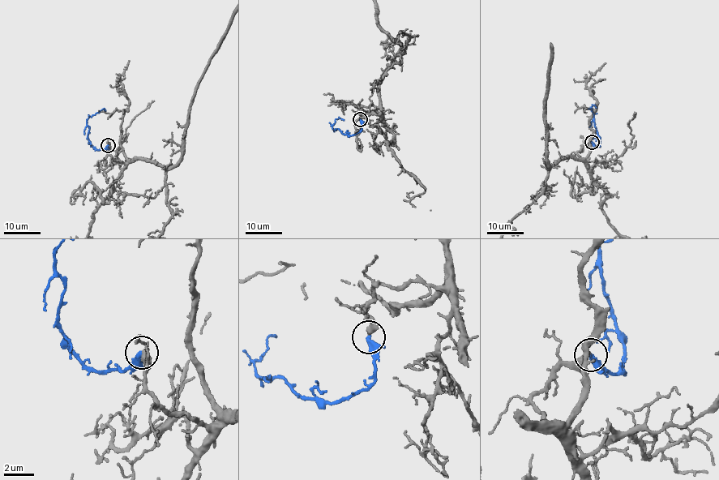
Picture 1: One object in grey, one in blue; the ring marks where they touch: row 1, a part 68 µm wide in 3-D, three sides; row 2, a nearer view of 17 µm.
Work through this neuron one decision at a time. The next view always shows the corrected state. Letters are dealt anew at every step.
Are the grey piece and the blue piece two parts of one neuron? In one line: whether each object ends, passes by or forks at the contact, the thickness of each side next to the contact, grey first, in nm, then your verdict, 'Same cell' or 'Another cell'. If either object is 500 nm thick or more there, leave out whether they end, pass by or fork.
At the ring grey ends. At the ring blue ends. Thickness 440 nm (grey) against 360 nm. Same cell

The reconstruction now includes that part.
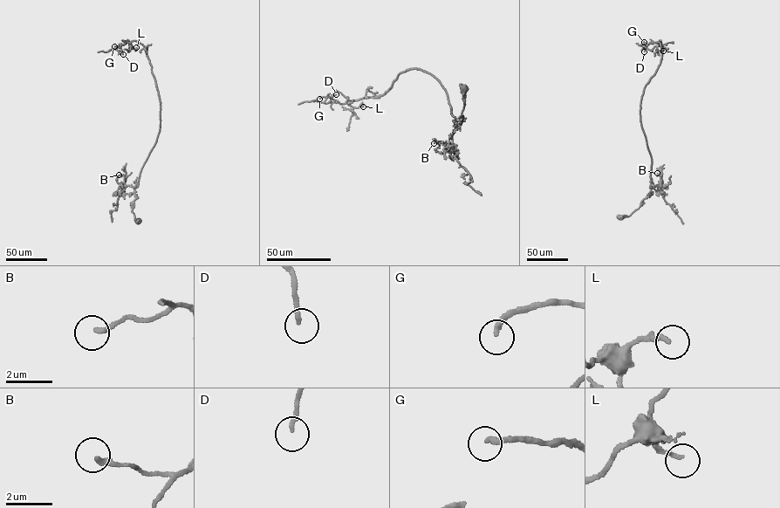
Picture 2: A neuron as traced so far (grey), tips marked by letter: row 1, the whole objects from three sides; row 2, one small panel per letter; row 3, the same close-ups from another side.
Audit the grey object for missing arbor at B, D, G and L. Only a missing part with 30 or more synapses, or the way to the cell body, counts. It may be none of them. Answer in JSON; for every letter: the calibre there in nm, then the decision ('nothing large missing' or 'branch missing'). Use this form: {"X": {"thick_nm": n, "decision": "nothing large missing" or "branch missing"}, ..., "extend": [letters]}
{"B": {"thick_nm": 200, "decision": "nothing large missing"}, "D": {"thick_nm": 170, "decision": "nothing large missing"}, "G": {"thick_nm": 240, "decision": "branch missing"}, "L": {"thick_nm": 180, "decision": "nothing large missing"}, "extend": ["G"]}

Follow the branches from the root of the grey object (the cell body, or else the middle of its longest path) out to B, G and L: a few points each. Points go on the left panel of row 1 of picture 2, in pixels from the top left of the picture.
B: (139, 222), (132, 211), (135, 198), (134, 188), (125, 184), (125, 175), (119, 175)
G: (139, 222), (132, 211), (134, 188), (159, 132), (160, 97), (144, 46), (133, 40), (120, 47), (114, 46)
L: (139, 222), (132, 211), (134, 188), (156, 141), (160, 106), (145, 47), (132, 41), (130, 44), (136, 47)

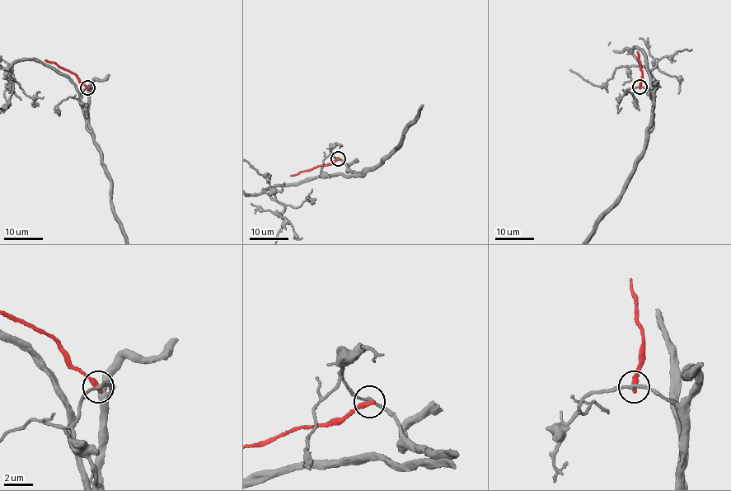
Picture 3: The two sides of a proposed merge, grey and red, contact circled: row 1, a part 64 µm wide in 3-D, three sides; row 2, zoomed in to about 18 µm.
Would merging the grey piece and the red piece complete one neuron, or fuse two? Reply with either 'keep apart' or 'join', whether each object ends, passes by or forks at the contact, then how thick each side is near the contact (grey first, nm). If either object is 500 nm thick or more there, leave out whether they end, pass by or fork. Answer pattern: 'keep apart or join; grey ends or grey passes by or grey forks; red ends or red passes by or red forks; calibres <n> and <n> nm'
keep apart; grey passes by; red ends; calibres 220 and 360 nm

